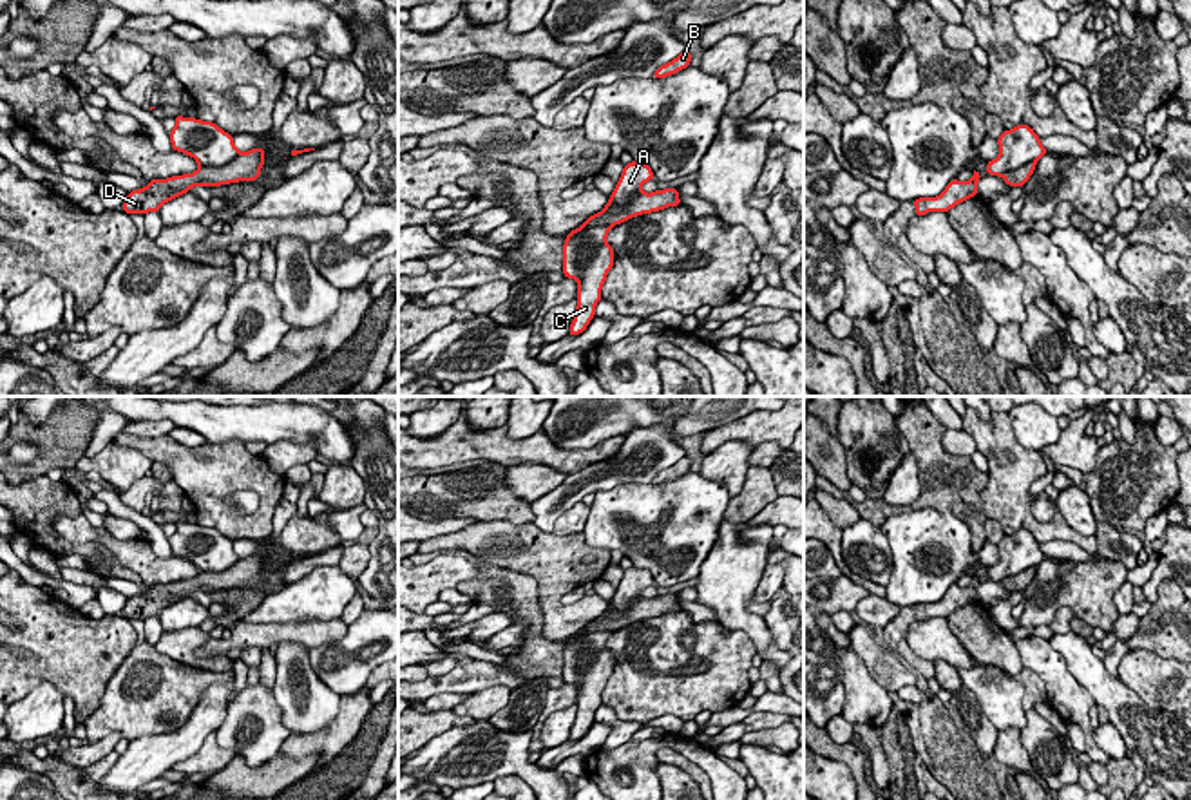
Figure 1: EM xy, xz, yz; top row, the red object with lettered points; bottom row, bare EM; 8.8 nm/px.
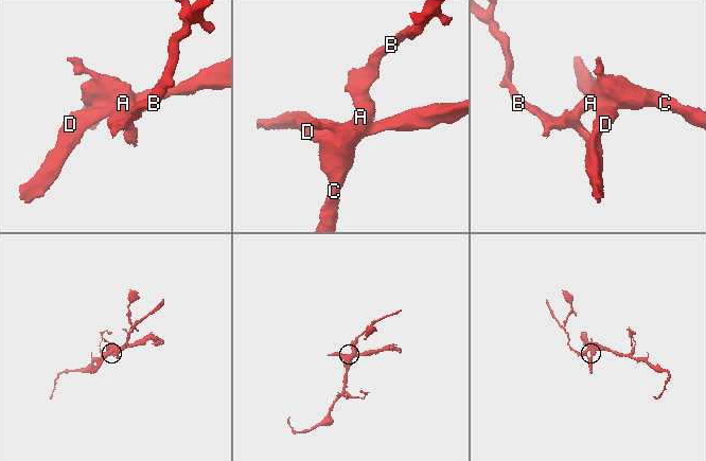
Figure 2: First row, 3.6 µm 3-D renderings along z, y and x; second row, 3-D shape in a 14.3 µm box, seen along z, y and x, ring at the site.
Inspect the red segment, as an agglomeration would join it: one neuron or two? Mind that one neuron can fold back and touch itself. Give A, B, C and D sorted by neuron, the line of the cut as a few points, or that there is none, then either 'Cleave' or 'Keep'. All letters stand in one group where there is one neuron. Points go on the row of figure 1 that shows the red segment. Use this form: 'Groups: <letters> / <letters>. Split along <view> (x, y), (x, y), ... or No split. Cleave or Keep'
Groups: A B C / D. Split along xy (241, 152), (221, 165), (200, 167). Cleave

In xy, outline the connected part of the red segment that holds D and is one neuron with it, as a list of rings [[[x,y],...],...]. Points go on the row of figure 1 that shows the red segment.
[[[257,147],[248,152],[241,152],[235,159],[223,167],[199,167],[192,174],[172,176],[167,179],[150,179],[141,190],[127,194],[121,210],[125,214],[159,212],[159,208],[186,194],[192,186],[221,186],[239,181],[257,181],[264,165],[264,148]]]

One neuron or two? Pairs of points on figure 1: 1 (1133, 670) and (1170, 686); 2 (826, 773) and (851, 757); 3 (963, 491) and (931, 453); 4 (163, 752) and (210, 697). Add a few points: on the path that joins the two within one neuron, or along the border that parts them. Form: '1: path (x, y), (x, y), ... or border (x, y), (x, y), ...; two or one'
1: path (1143, 672), (1161, 683); one
2: border (822, 755), (842, 761), (855, 780); two
3: path (954, 482), (934, 462); one
4: path (178, 744), (210, 712); one

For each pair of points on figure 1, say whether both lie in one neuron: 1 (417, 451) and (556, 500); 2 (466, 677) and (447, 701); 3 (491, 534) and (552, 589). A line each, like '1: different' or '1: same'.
1: different
2: different
3: same

